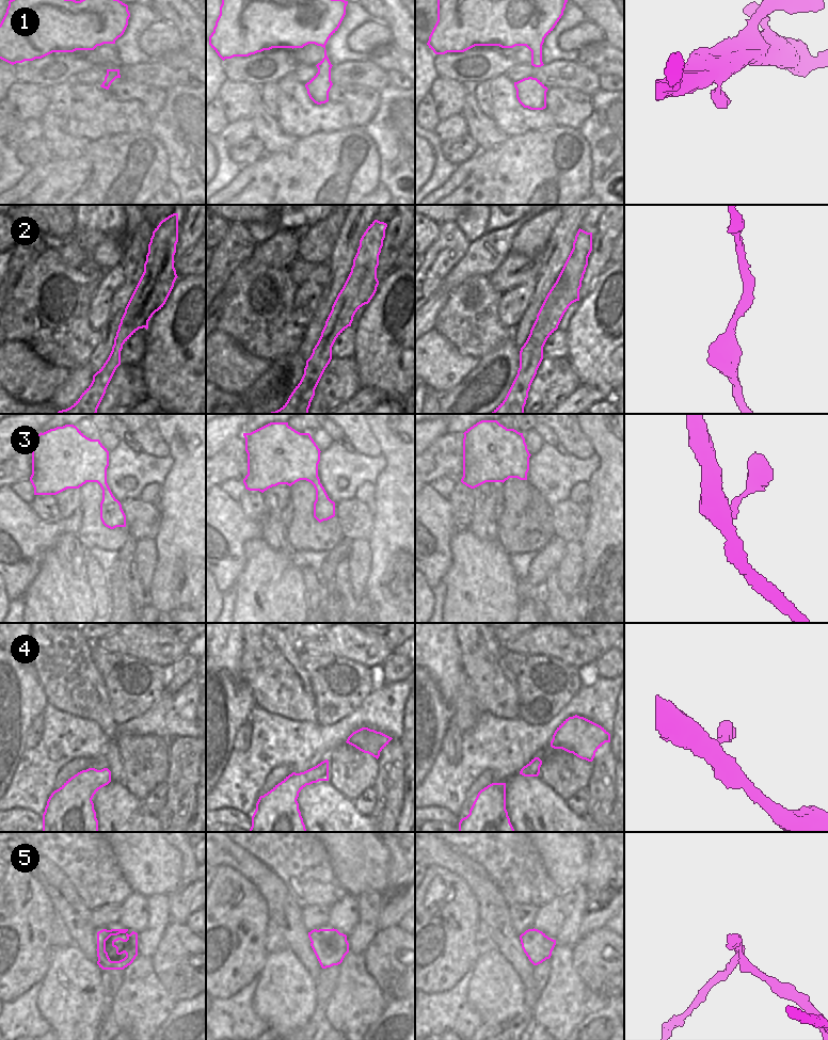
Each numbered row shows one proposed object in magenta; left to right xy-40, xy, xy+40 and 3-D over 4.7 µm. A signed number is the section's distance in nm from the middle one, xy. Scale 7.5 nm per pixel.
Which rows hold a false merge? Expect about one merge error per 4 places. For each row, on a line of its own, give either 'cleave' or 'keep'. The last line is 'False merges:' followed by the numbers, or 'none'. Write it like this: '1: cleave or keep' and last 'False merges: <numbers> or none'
1: keep
2: keep
3: keep
4: keep
5: cleave
False merges: 5

